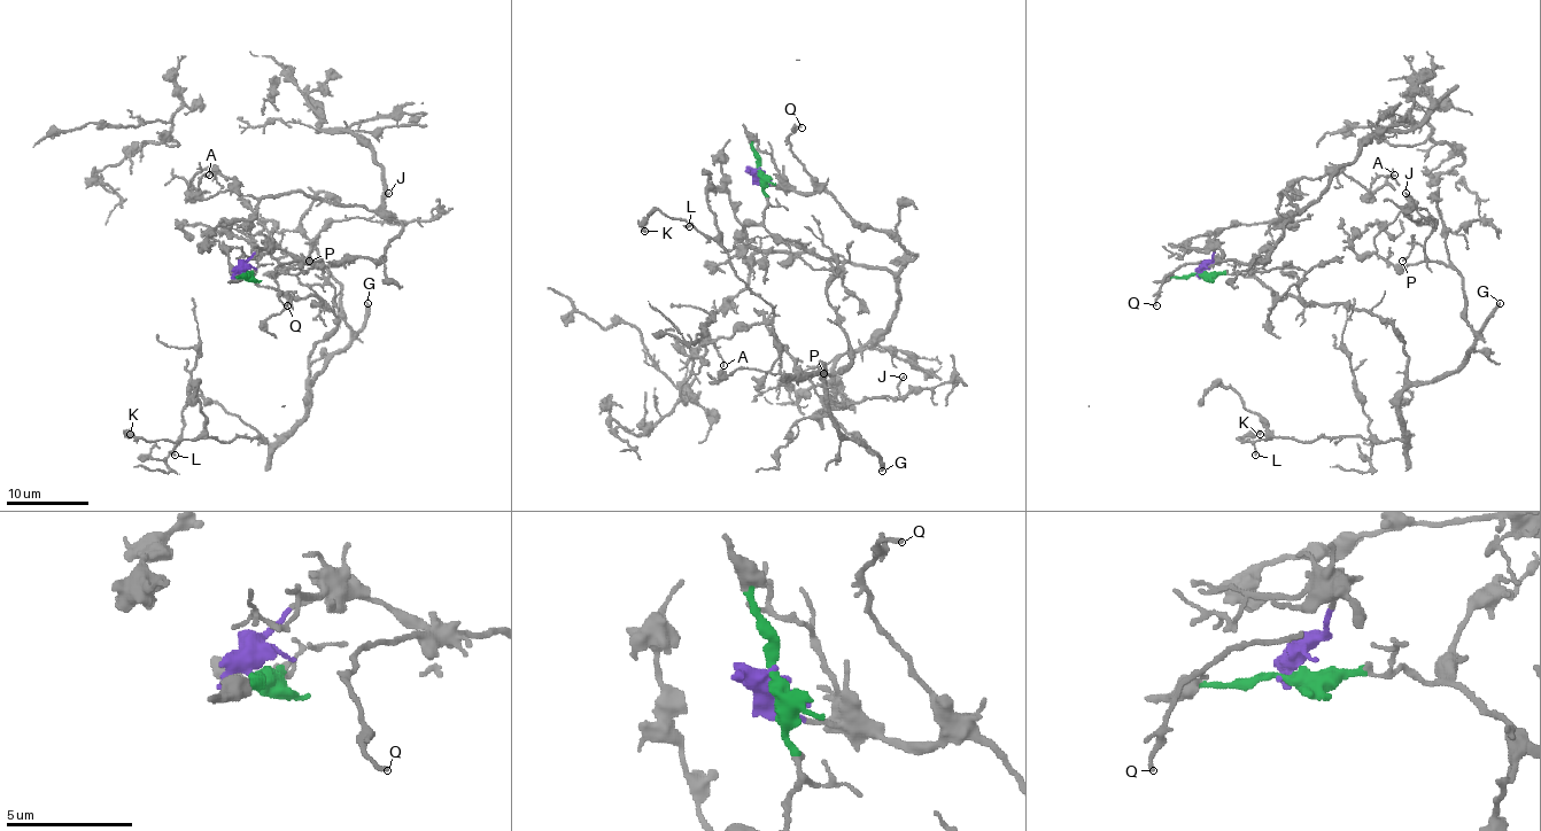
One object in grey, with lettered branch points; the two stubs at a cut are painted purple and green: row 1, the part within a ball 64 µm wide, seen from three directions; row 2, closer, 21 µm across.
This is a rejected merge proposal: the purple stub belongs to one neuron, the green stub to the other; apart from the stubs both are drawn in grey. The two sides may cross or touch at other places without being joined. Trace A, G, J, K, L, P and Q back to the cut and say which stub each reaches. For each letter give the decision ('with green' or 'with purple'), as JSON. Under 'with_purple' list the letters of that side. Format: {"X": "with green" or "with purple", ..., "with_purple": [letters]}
{"A": "with purple", "G": "with green", "J": "with green", "K": "with green", "L": "with green", "P": "with green", "Q": "with purple", "with_purple": ["A", "Q"]}

